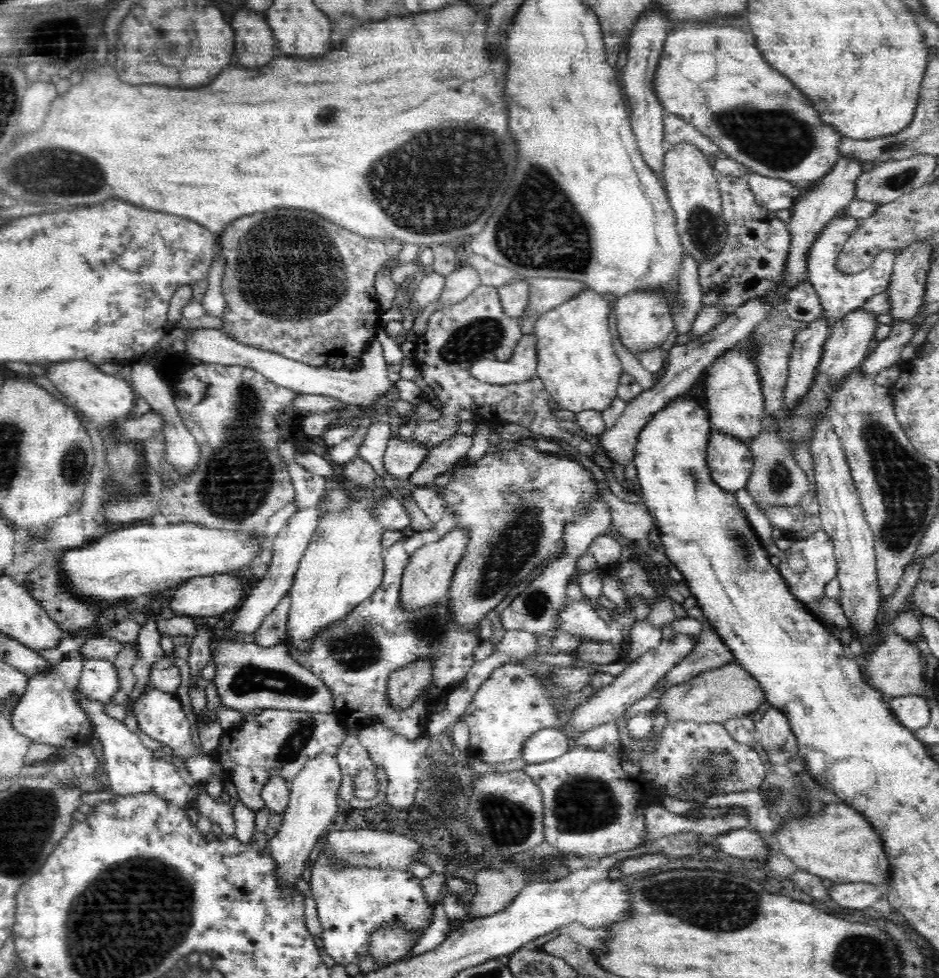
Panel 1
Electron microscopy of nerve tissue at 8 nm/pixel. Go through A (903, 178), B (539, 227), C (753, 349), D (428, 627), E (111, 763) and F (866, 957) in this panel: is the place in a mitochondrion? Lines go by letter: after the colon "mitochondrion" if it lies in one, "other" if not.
A: mitochondrion
B: mitochondrion
C: other
D: mitochondrion
E: other
F: mitochondrion

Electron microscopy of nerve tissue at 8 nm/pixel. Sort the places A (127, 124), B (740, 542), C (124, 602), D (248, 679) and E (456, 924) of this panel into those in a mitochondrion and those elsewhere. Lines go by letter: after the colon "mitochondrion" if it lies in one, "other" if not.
A: other
B: mitochondrion
C: other
D: mitochondrion
E: other

